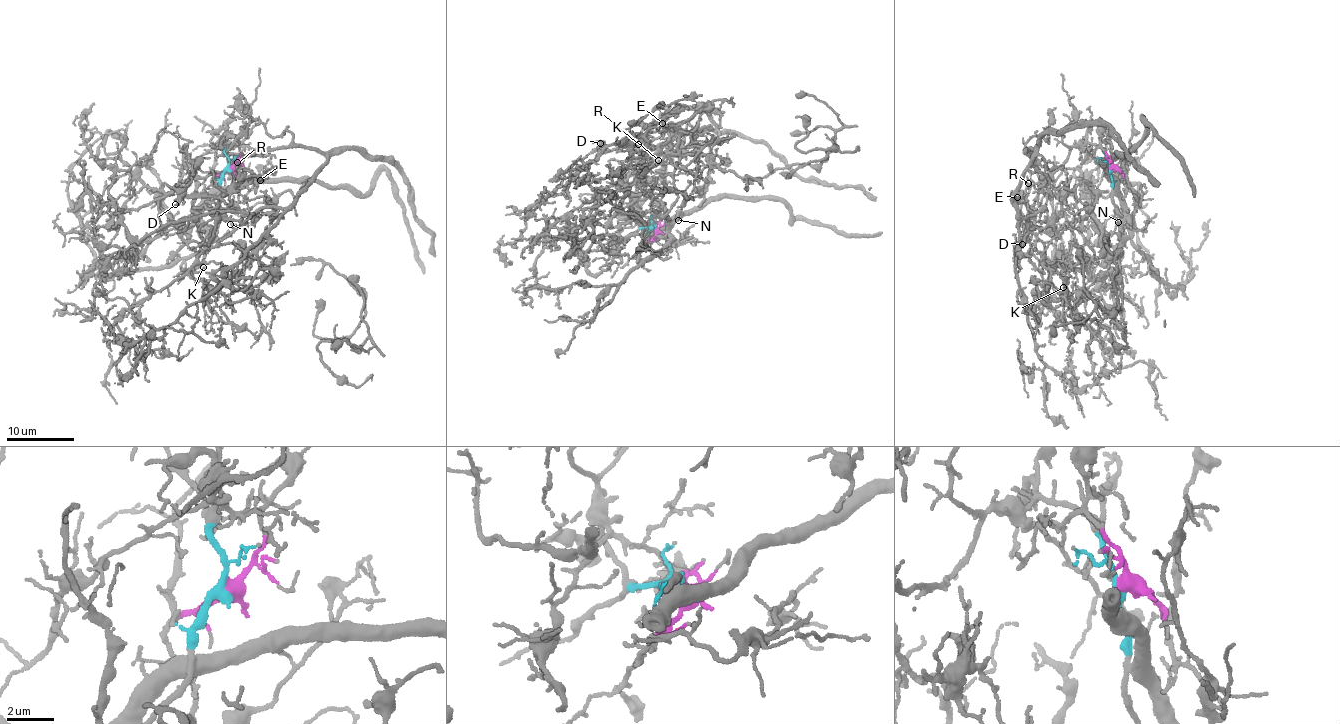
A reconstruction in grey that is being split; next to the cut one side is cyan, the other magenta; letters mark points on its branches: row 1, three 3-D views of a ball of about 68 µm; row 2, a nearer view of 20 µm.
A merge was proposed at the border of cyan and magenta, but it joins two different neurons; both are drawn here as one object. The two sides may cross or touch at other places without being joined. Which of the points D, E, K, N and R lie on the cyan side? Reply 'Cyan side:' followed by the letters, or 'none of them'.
Cyan side: N

